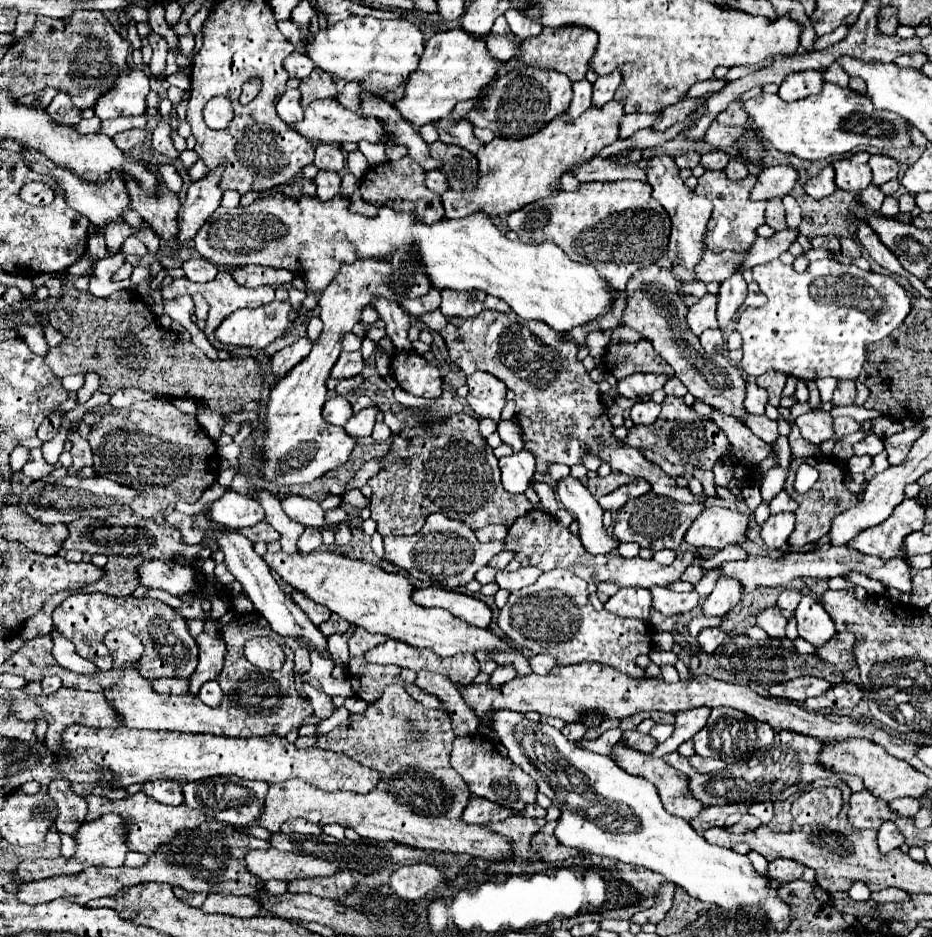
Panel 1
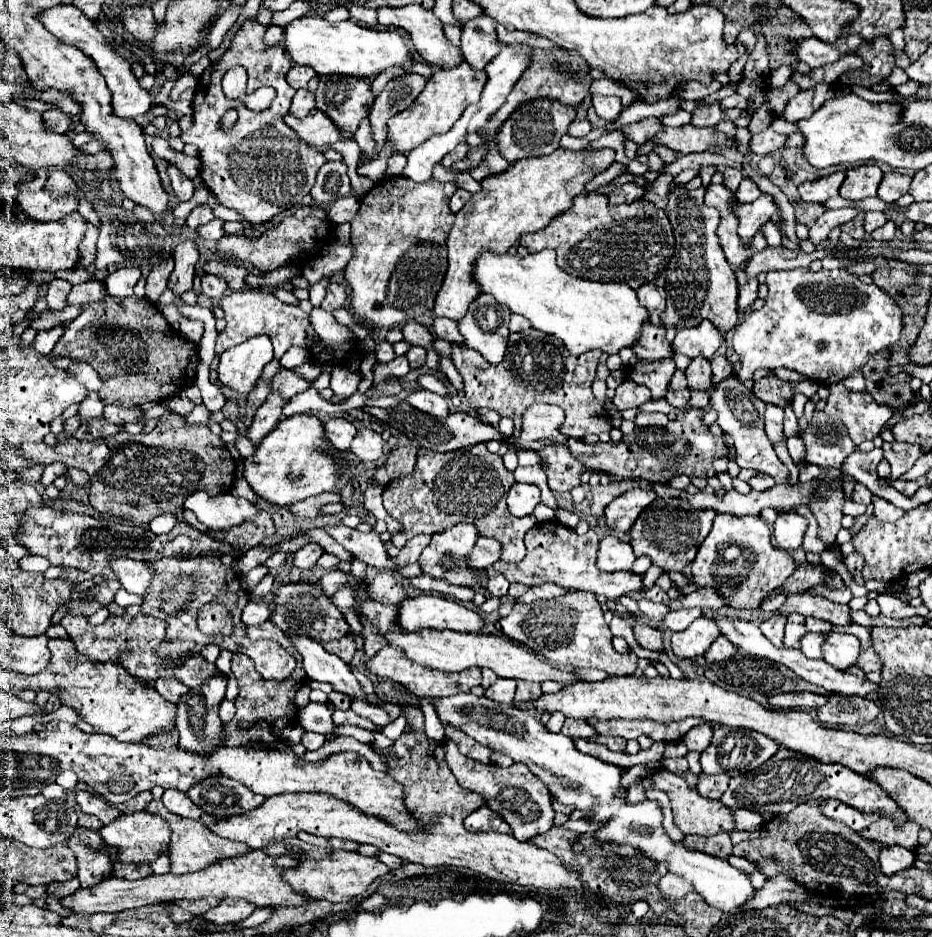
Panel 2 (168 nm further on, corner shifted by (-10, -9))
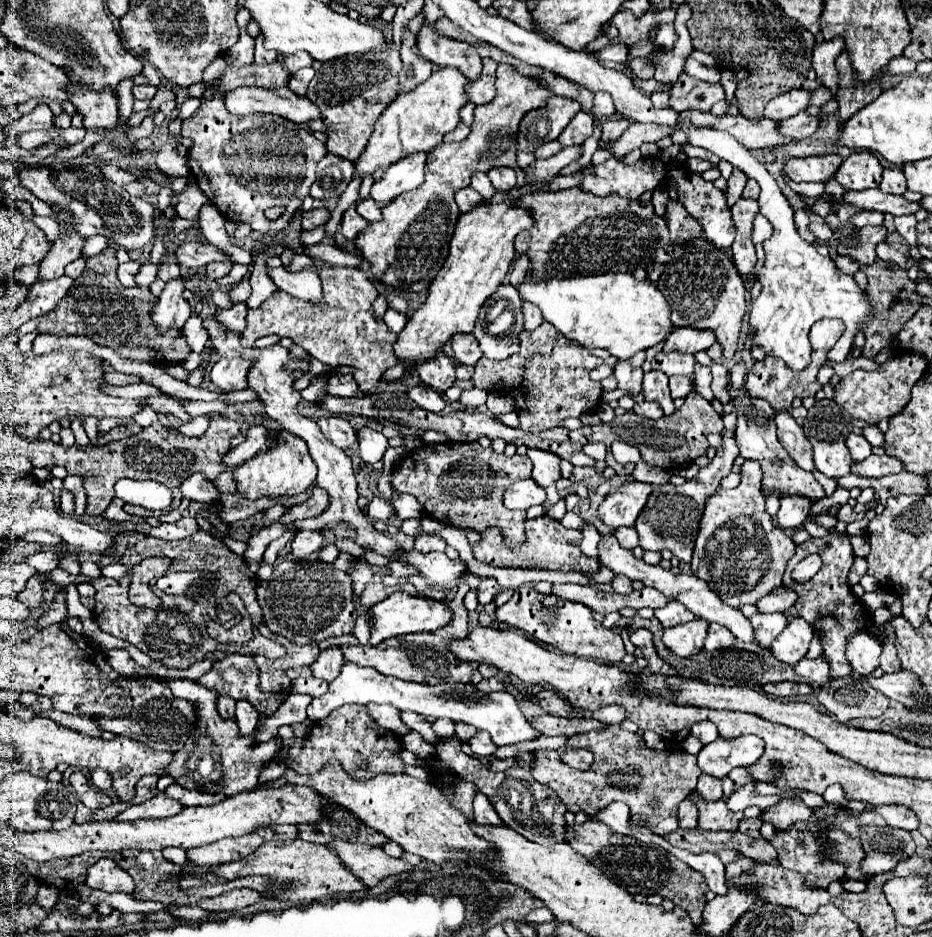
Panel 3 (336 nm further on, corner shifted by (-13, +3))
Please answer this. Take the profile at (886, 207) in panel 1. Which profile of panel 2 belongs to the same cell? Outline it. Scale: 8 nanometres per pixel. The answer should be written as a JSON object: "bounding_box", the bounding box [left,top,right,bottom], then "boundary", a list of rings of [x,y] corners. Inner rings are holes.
{"bounding_box":[870,222,896,240],"boundary":[[[886,222],[880,230],[874,230],[870,236],[874,240],[892,240],[894,238],[894,232],[896,232],[896,224],[894,222]]]}

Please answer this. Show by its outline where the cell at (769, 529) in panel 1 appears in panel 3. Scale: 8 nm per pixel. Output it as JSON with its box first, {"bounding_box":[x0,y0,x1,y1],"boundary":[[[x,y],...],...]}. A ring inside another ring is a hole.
{"bounding_box":[777,496,811,530],"boundary":[[[785,496],[781,498],[781,508],[777,512],[777,522],[783,530],[797,530],[809,518],[811,502],[801,496]]]}

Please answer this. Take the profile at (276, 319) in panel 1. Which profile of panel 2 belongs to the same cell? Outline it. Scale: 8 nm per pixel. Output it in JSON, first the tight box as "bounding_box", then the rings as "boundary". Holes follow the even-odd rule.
{"bounding_box":[218,338,274,394],"boundary":[[[250,338],[248,342],[228,348],[220,354],[218,382],[222,386],[232,388],[238,394],[248,394],[256,386],[264,366],[272,358],[274,350],[268,338]]]}

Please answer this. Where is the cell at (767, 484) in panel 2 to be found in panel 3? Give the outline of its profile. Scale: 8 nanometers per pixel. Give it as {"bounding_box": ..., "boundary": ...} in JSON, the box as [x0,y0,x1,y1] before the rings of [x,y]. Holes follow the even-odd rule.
{"bounding_box":[693,460,795,608],"boundary":[[[745,460],[741,466],[741,484],[733,490],[719,490],[707,500],[693,550],[693,574],[705,580],[709,588],[733,608],[755,604],[763,594],[779,588],[785,566],[795,554],[795,542],[773,524],[773,518],[765,510],[762,479],[759,462]]]}

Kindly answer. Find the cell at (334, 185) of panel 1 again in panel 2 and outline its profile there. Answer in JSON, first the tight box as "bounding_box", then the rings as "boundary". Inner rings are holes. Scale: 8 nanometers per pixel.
{"bounding_box":[328,194,360,226],"boundary":[[[350,194],[348,198],[340,198],[340,202],[334,202],[332,208],[328,210],[328,218],[332,220],[332,224],[340,226],[340,224],[350,224],[354,214],[360,210],[360,202]]]}

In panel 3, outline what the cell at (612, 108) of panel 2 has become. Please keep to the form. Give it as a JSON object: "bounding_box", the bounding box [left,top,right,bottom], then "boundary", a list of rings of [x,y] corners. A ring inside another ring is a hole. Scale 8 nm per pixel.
{"bounding_box":[593,92,615,116],"boundary":[[[595,92],[595,106],[593,106],[595,114],[597,116],[609,116],[615,112],[615,106],[611,102],[611,96],[609,94],[603,94],[603,92]]]}

